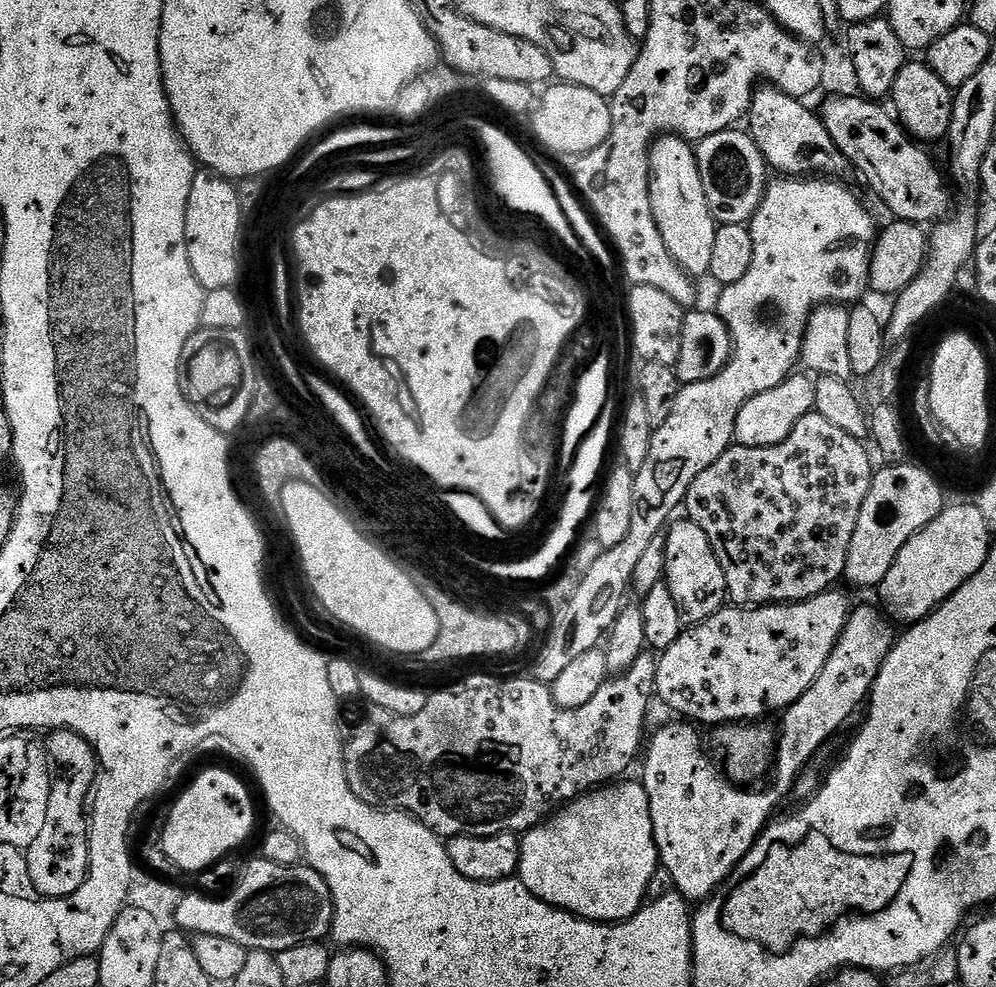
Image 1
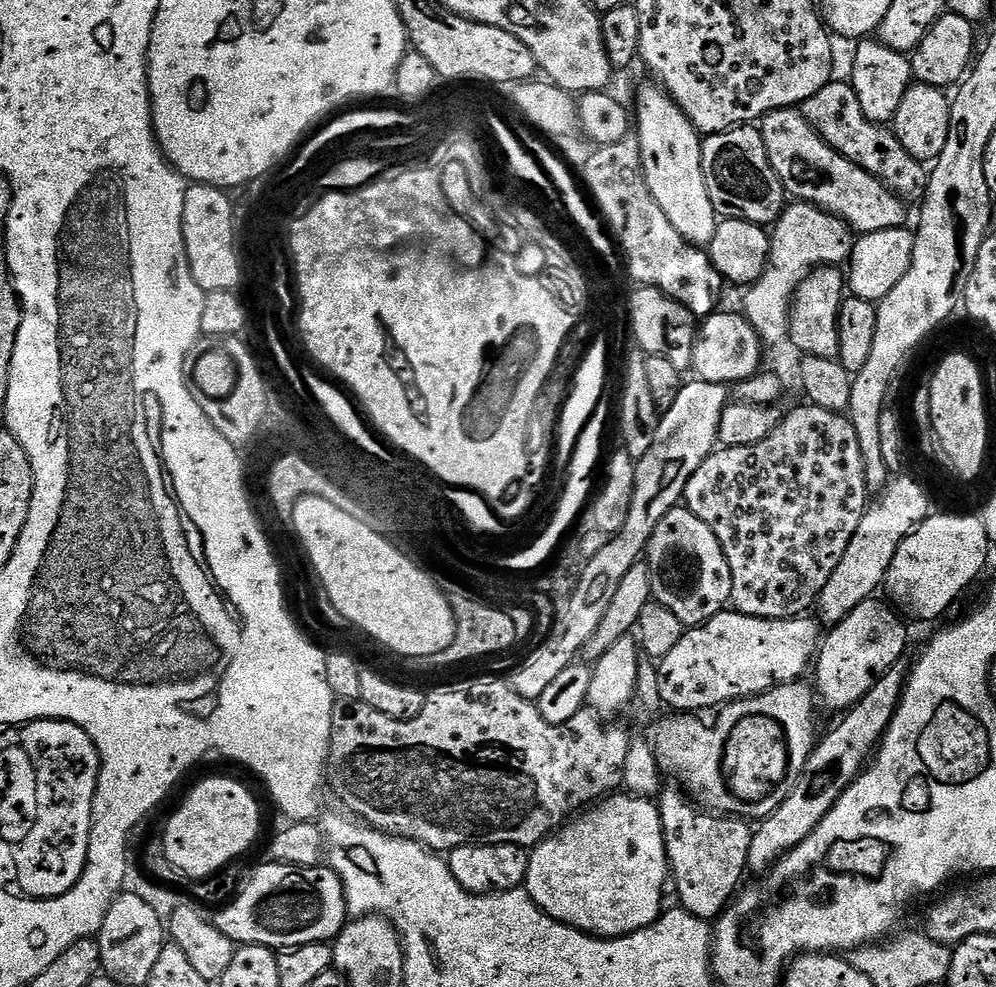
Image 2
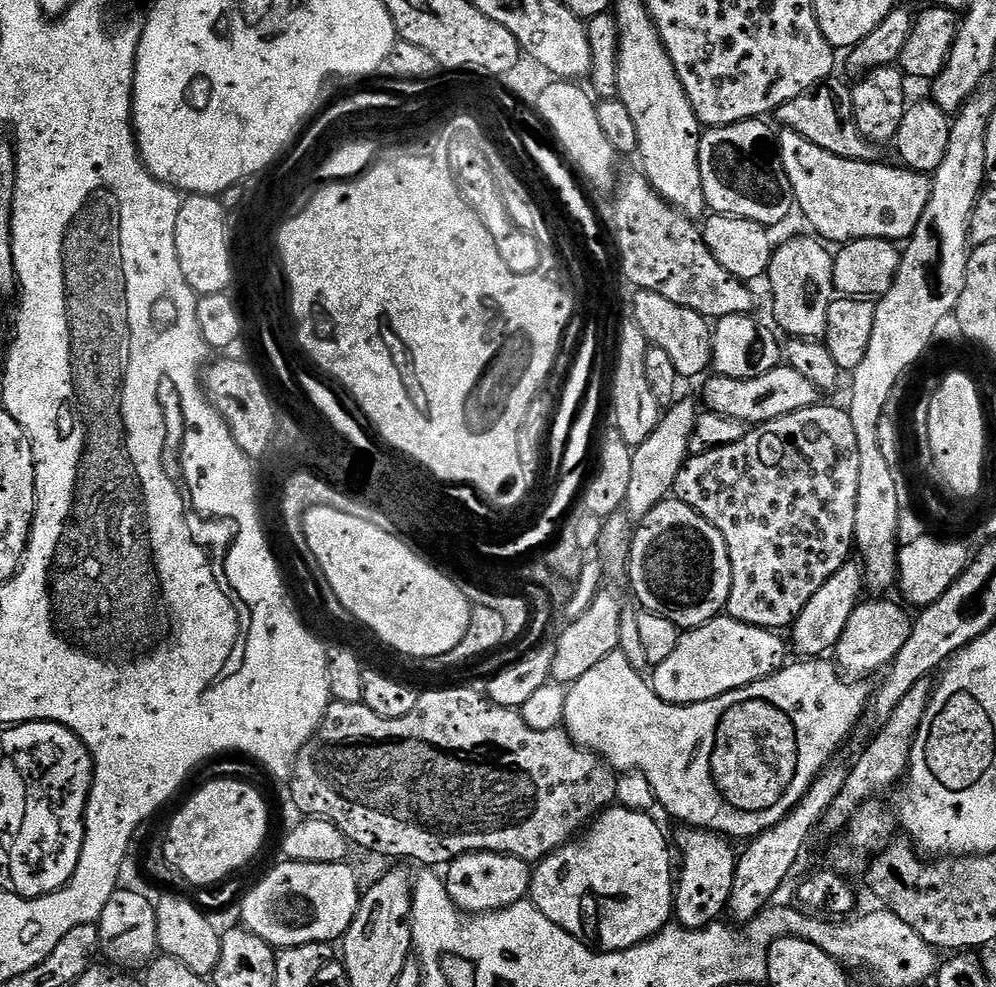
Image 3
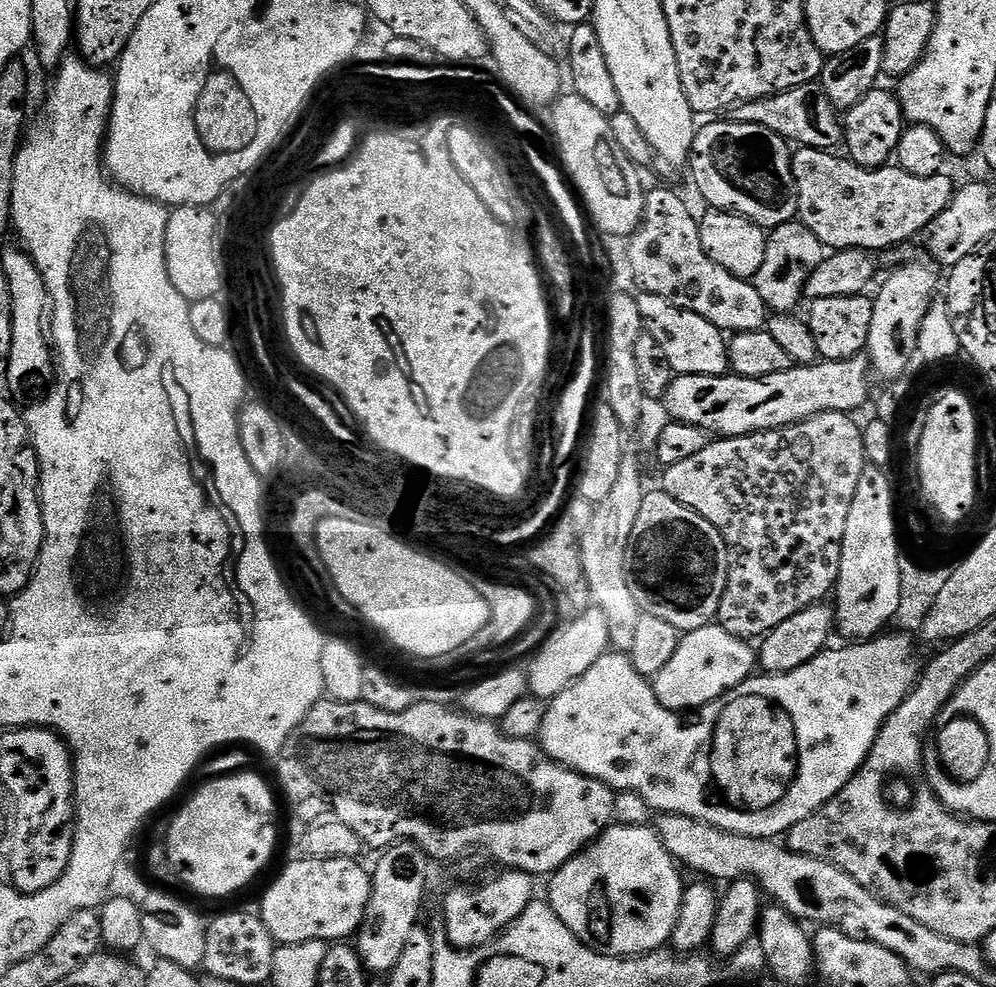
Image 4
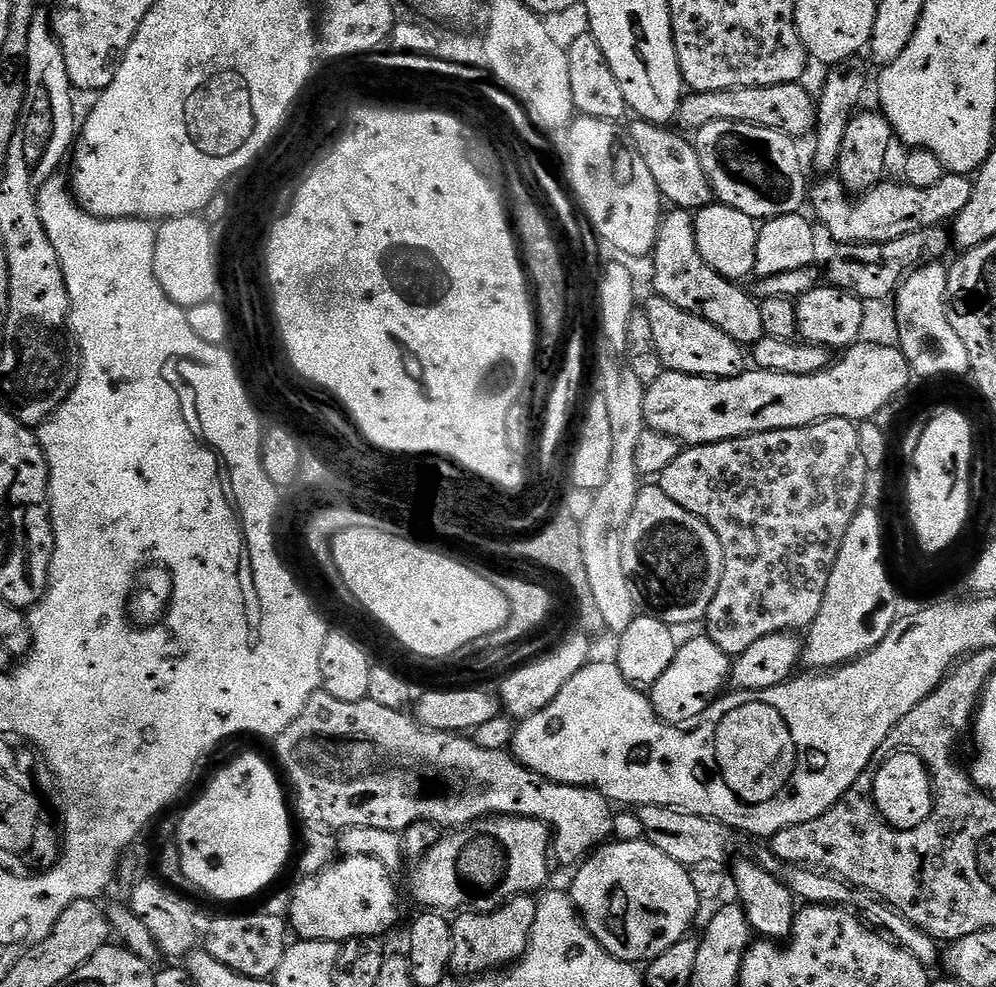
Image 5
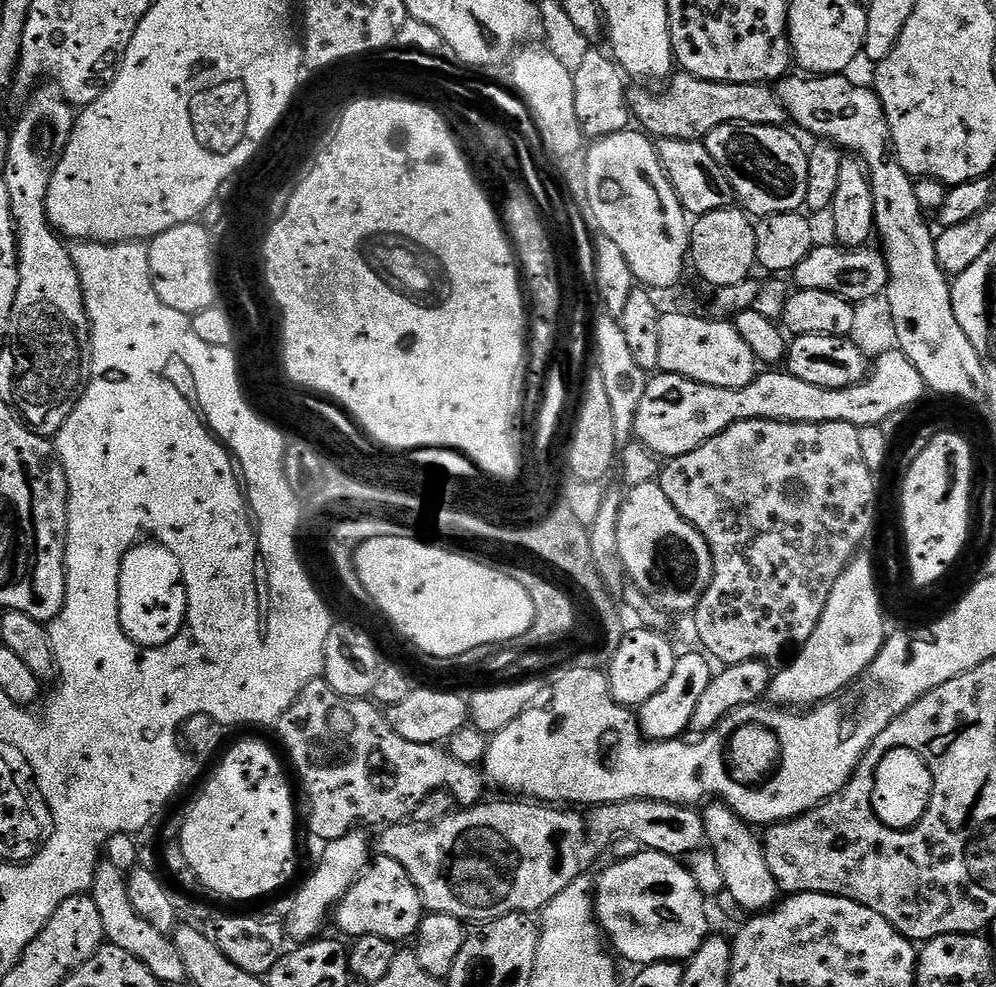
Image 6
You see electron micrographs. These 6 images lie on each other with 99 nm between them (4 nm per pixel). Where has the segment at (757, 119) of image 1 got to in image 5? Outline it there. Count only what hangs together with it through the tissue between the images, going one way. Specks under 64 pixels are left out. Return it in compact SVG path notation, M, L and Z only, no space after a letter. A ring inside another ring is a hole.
M945 174L938 186L929 188L915 188L903 182L888 183L881 182L859 198L853 198L839 179L820 178L817 184L815 181L811 185L810 208L812 204L815 219L824 223L825 230L836 239L837 245L888 244L903 236L955 221L956 215L966 210L966 202L972 197L973 181L968 176Z

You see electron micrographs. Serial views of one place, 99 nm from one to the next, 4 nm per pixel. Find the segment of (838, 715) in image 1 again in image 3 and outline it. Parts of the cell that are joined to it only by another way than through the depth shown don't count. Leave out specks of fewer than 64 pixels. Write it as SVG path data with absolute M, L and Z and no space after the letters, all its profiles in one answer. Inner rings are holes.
M867 600L857 604L854 614L850 614L850 622L846 622L846 630L842 630L842 638L834 649L835 663L848 678L868 678L864 676L883 673L906 645L912 630L913 617L908 616L907 607L899 608L892 600ZM684 826L679 829L674 844L680 847L684 861L678 864L678 879L674 884L674 916L683 928L705 928L707 924L717 923L725 915L730 898L730 886L734 886L737 849L732 849L725 837L702 828Z

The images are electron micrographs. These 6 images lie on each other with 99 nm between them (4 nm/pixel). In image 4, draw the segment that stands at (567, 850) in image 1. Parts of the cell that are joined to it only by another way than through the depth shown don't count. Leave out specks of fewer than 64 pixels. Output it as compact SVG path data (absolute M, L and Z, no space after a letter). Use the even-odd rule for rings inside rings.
M617 823L615 826L608 828L593 844L589 844L587 848L583 848L577 856L570 862L566 862L566 866L562 866L547 881L548 893L546 899L552 905L554 914L558 914L558 918L562 918L562 922L566 922L566 926L573 934L583 942L587 948L593 948L602 956L619 956L621 958L631 958L633 956L647 956L650 952L661 951L671 941L672 931L678 922L678 914L682 906L682 898L686 887L685 881L680 881L681 869L678 867L672 855L662 846L660 837L656 835L651 827L640 827L638 825L624 825Z

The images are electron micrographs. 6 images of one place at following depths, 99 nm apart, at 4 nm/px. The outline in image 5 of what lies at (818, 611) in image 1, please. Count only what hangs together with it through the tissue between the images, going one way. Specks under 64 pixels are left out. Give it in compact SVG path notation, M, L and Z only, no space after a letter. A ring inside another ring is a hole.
M700 634L685 644L683 641L677 647L674 662L670 662L666 674L662 674L662 678L658 678L658 682L652 684L650 699L654 710L667 724L691 725L699 720L708 705L725 691L731 671L732 660L707 634Z

